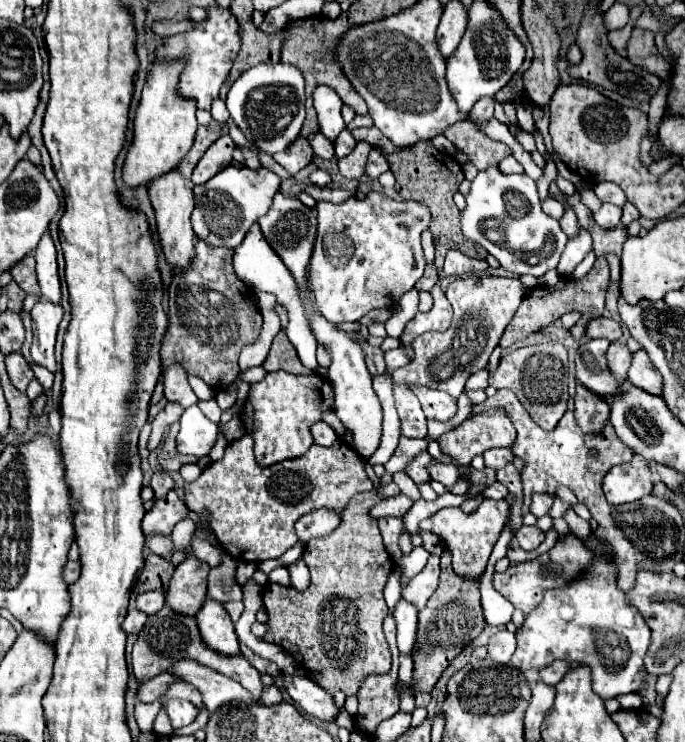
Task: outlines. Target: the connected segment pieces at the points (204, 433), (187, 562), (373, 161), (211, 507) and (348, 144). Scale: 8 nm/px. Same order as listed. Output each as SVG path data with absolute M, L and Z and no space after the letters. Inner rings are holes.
M197 404L189 406L181 416L181 430L177 434L177 450L191 456L207 456L217 440L217 424L209 422Z
M187 556L177 568L167 586L167 606L175 612L195 614L207 598L207 572L209 564L197 556Z
M371 150L369 152L369 158L367 158L367 164L365 164L365 174L369 178L377 178L379 174L387 172L389 166L387 166L387 160L377 152L377 150Z
M249 434L227 444L225 456L213 464L209 464L203 474L193 482L185 484L187 506L193 508L193 494L197 494L197 502L211 512L211 528L227 554L239 562L263 562L269 558L279 558L295 544L293 524L307 512L319 508L333 508L333 512L343 514L343 508L349 504L351 496L359 492L367 492L373 488L373 482L367 478L365 460L343 440L335 440L333 446L313 444L303 456L293 460L283 460L269 468L261 468L253 458L253 440Z
M343 130L343 132L337 136L337 140L335 140L335 156L337 156L337 158L347 156L347 154L353 150L355 144L357 144L357 142L355 142L355 138L349 134L349 130Z

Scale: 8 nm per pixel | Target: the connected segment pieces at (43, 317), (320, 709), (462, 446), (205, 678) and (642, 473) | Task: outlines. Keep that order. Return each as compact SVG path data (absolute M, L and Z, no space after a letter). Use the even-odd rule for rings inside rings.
M41 300L31 310L31 318L33 318L31 358L33 358L33 362L55 372L57 362L55 362L53 348L55 348L57 326L63 318L63 308L61 308L61 304L51 304L49 300Z
M281 674L283 676L283 688L289 692L293 702L309 716L321 718L321 720L335 720L339 708L335 708L333 698L329 692L325 692L317 682L313 682L307 676L297 674Z
M503 410L481 412L467 418L453 432L443 434L437 442L441 452L453 456L461 466L469 466L471 460L489 448L509 446L515 440L515 428L511 418Z
M179 660L175 666L171 666L169 672L181 676L185 682L191 682L201 692L209 712L215 712L217 708L233 700L243 700L243 702L253 702L253 704L257 702L251 696L251 692L247 692L239 682L211 668L203 668L203 664L195 660Z
M635 454L629 464L613 466L603 480L605 498L613 506L641 500L643 496L651 494L651 490L653 470L647 468L647 462L639 454Z

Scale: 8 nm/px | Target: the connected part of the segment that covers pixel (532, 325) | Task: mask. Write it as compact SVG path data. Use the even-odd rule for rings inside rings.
M597 258L595 260L595 266L591 268L591 272L587 276L583 276L579 282L571 280L571 278L563 278L561 284L555 288L555 290L547 290L543 286L539 288L533 288L525 294L521 306L517 308L513 320L507 324L501 340L499 340L499 346L501 348L509 348L511 344L515 344L517 340L525 338L527 334L535 332L535 330L541 330L545 326L549 326L551 322L559 320L565 312L571 312L571 310L579 310L581 312L581 320L579 320L579 326L581 330L585 330L585 324L591 320L591 318L599 318L603 314L603 304L605 304L605 292L607 292L607 284L609 284L609 264L605 258Z

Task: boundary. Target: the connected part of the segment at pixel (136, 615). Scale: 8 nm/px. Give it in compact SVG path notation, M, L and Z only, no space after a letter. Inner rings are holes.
M137 608L135 610L129 610L129 614L127 614L125 622L123 622L123 630L127 634L137 634L143 628L145 622L147 622L147 614L145 612L139 612Z

